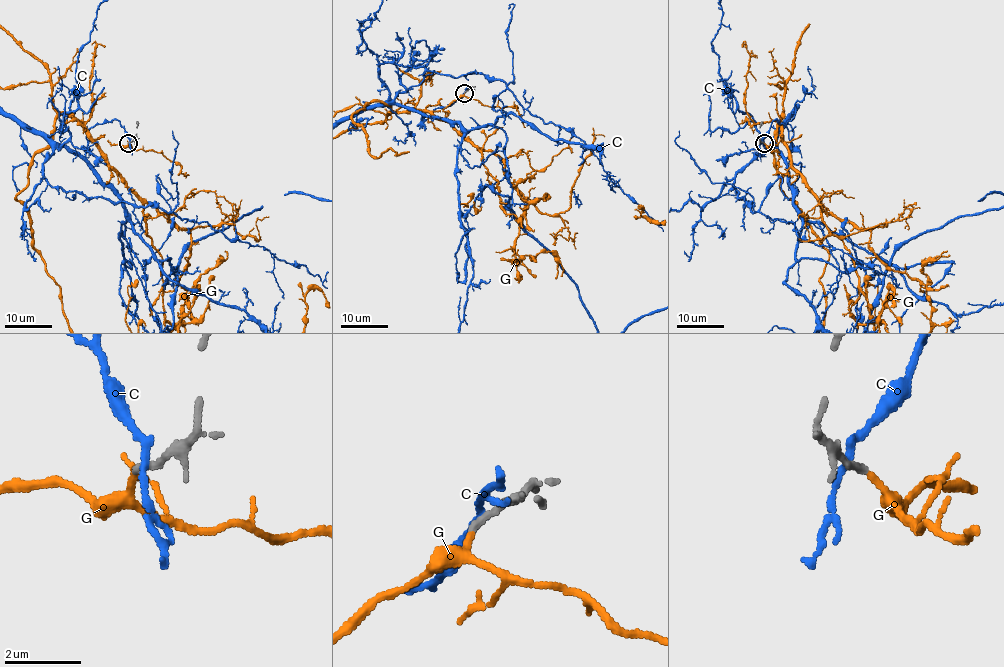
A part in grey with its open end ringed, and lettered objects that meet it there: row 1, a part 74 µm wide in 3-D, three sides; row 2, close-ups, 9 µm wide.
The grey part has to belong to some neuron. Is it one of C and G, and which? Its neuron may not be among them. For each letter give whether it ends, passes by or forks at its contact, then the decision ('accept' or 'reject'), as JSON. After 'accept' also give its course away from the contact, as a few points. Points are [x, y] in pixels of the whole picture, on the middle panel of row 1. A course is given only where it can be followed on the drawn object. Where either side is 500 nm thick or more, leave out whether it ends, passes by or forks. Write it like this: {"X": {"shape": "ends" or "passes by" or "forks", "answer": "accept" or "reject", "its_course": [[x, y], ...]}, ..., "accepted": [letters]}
{"C": {"shape": "passes by", "answer": "reject"}, "G": {"shape": "passes by", "answer": "accept"}, "accepted": ["G"]}

